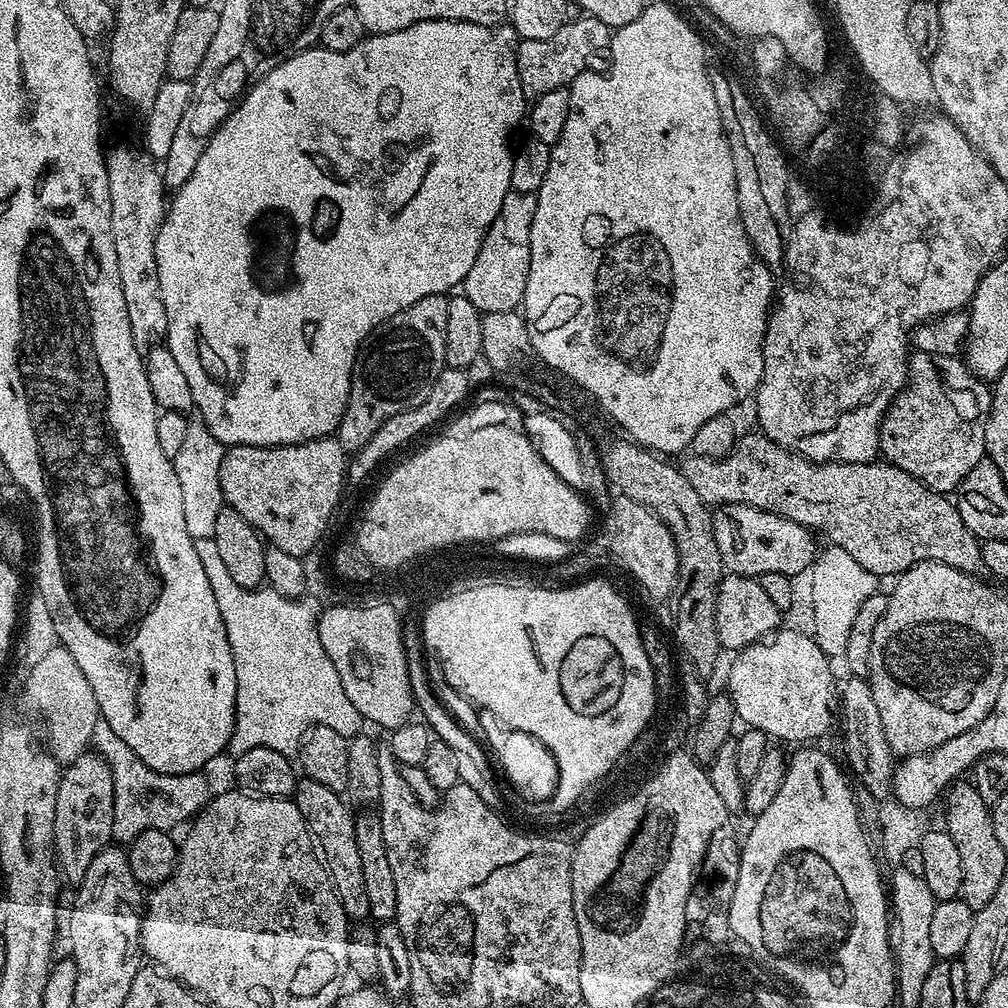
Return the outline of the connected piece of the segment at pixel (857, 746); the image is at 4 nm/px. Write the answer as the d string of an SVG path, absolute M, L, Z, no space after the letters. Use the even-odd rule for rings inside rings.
M849 675L848 681L842 684L842 716L844 720L844 744L848 747L847 767L860 776L859 783L873 795L873 798L879 802L884 802L888 796L893 795L892 779L896 773L897 757L894 755L890 742L886 740L886 730L882 728L882 714L878 712L878 705L874 702L872 686L867 679L862 676Z

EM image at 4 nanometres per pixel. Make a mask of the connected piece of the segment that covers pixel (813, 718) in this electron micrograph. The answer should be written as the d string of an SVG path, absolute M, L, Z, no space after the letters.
M780 630L771 638L759 644L741 648L735 653L736 661L728 672L727 695L731 696L736 707L737 717L750 728L762 730L773 741L793 740L796 746L805 742L816 742L832 728L836 716L838 720L838 680L832 677L830 658L816 645L815 639L807 631L784 632Z

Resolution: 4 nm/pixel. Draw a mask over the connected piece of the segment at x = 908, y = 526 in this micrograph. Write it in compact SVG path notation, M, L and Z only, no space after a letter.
M741 435L724 456L688 454L683 457L682 471L686 482L694 486L704 504L745 504L782 518L790 518L790 522L798 522L803 528L815 530L821 537L828 536L829 545L846 550L846 554L850 554L858 566L866 566L866 570L870 570L870 574L877 578L899 577L901 572L912 567L914 561L933 560L973 574L983 569L981 541L968 529L966 522L962 522L962 514L956 509L955 503L945 493L935 492L906 474L906 470L887 462L817 464L815 460L807 460L805 456L775 444L769 436L755 435Z

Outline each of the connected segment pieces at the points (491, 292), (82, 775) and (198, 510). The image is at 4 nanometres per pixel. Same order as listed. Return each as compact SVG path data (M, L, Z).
M511 191L503 199L502 210L491 223L462 285L462 294L481 314L513 312L523 303L530 270L530 228L536 209L535 193Z
M95 751L83 752L73 764L61 771L58 798L54 806L54 846L56 862L65 881L79 882L86 870L90 870L90 862L102 849L109 847L113 839L112 823L114 822L114 780L110 774L110 766Z
M191 421L186 430L181 449L173 458L175 474L182 493L182 510L187 533L194 540L208 540L214 534L215 519L223 506L220 486L221 460L226 451L225 445L218 442L203 424L203 421Z

